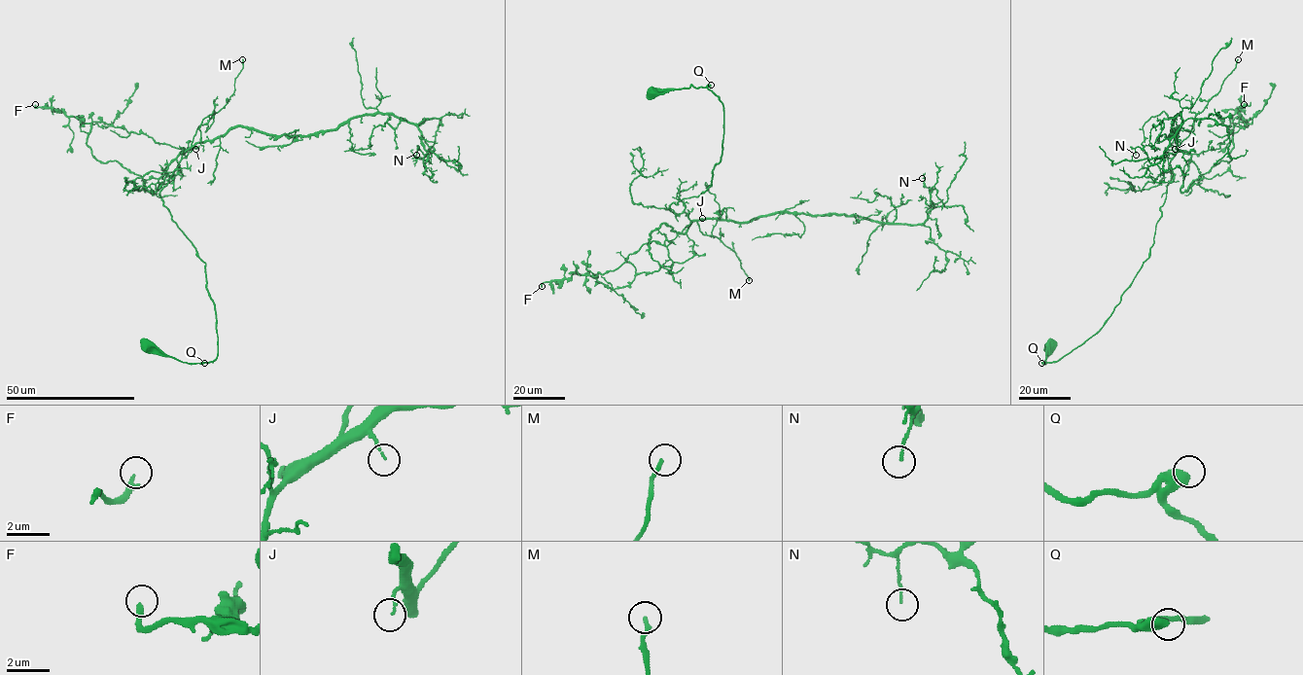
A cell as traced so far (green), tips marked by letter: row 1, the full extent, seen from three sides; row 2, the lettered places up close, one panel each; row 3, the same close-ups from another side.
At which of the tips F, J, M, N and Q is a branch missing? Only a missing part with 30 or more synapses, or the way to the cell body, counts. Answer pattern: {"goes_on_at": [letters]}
{"goes_on_at": ["F", "M"]}

